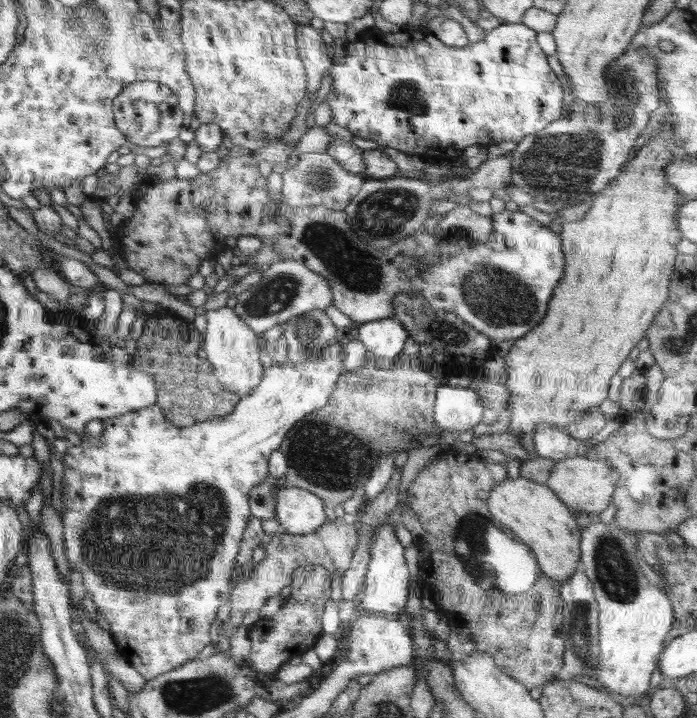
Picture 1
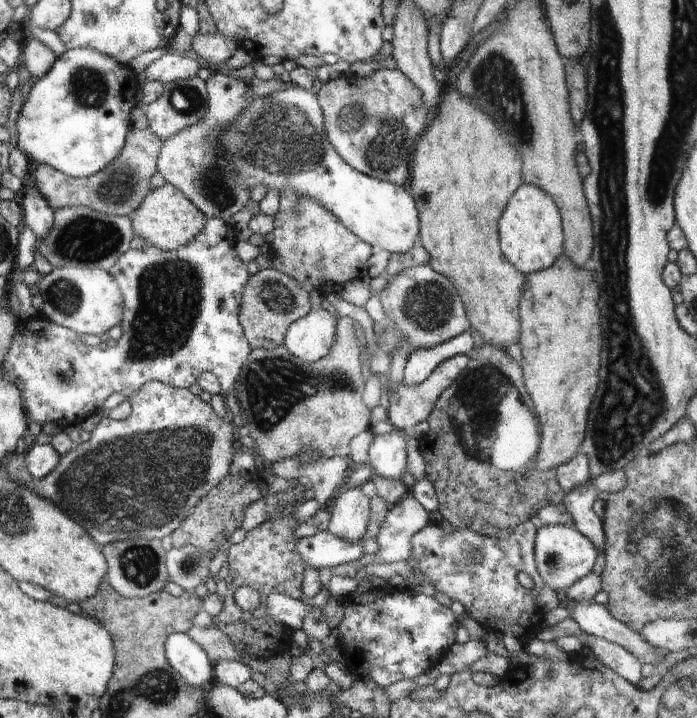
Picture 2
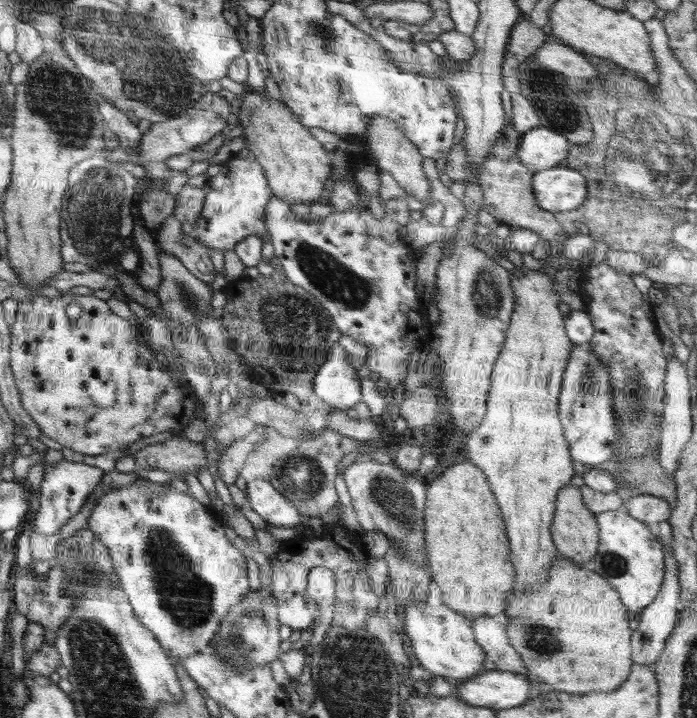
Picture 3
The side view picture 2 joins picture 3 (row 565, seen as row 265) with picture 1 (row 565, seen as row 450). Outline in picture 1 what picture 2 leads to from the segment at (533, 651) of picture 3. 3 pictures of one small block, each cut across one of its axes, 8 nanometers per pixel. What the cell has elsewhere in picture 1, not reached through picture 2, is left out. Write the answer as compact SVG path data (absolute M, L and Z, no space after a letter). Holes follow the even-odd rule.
M526 478L506 479L496 484L487 498L488 511L492 519L510 530L527 544L539 564L539 569L550 580L564 586L572 580L574 571L581 562L581 531L568 506L546 485L537 484Z

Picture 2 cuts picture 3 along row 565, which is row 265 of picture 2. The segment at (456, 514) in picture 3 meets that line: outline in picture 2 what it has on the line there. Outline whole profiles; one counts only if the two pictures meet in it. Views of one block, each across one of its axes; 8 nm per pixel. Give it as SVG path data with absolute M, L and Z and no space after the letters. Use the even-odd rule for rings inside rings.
M443 90L440 104L417 141L411 158L411 175L411 198L419 212L418 244L430 254L432 270L452 283L464 304L470 327L480 334L484 342L502 349L516 343L520 334L519 304L526 275L516 270L502 254L498 220L510 197L524 182L520 152L469 98L458 90Z

